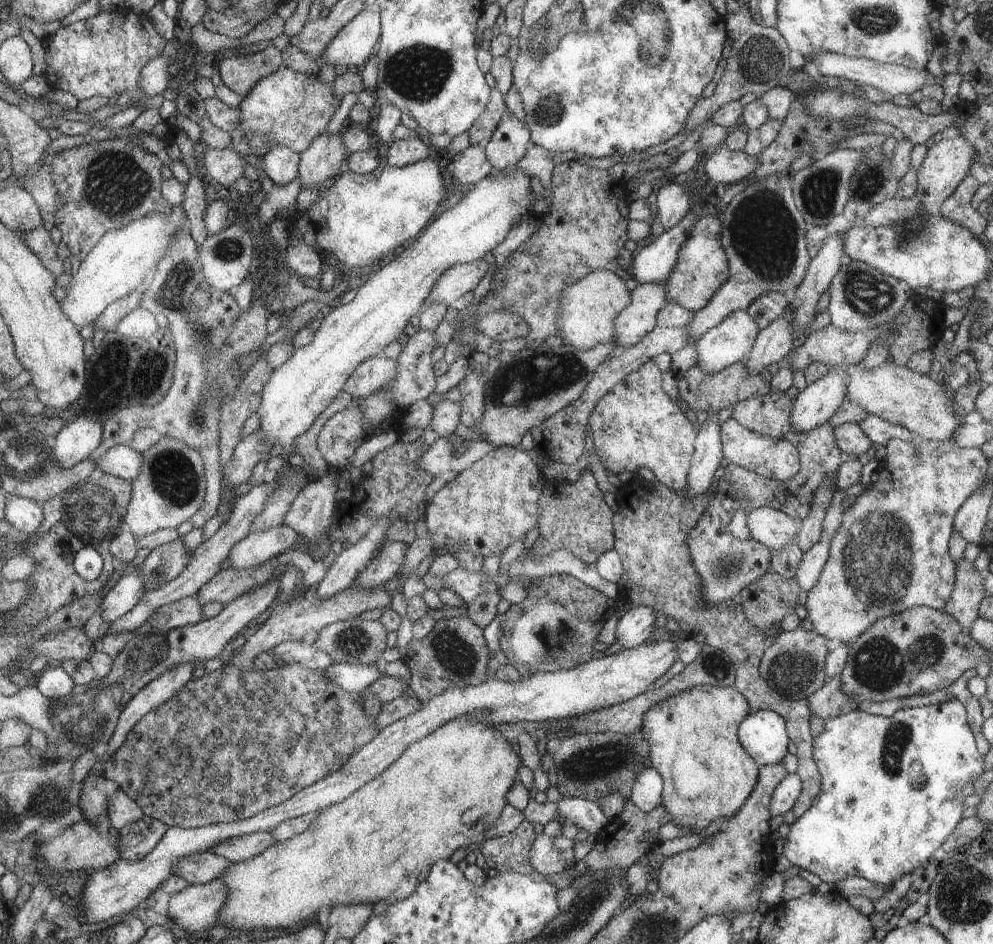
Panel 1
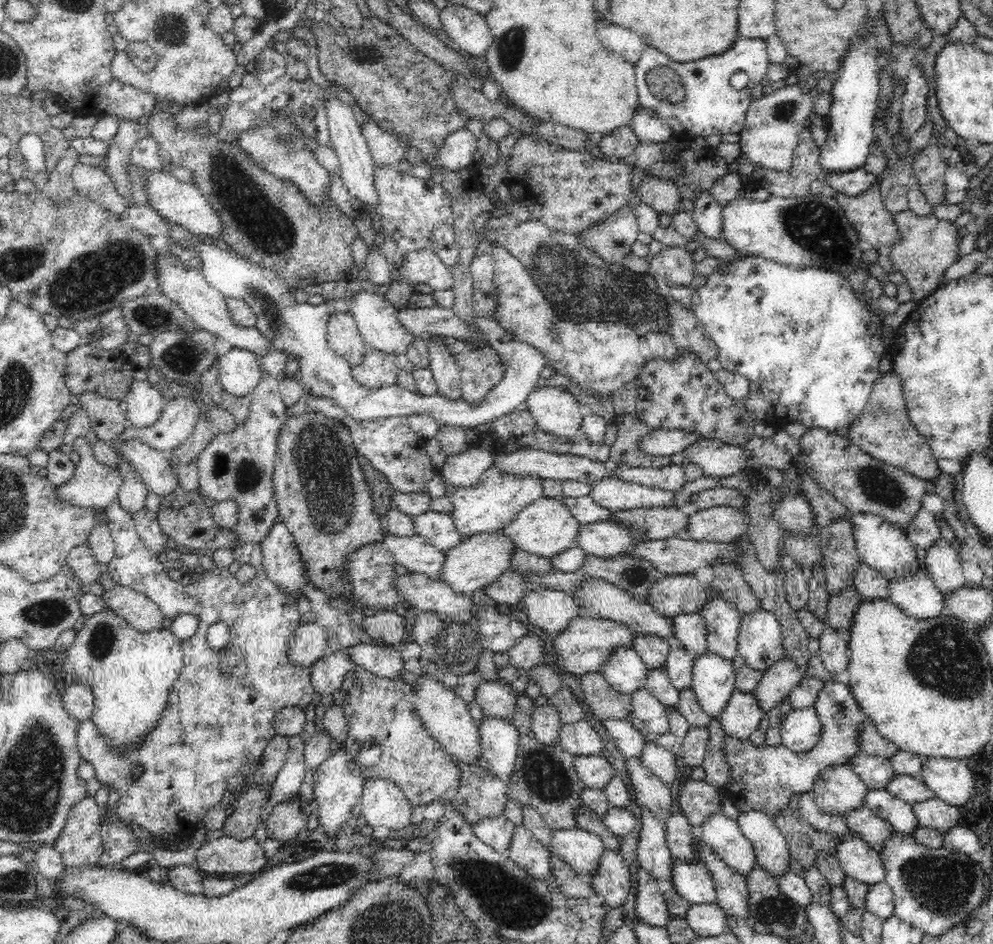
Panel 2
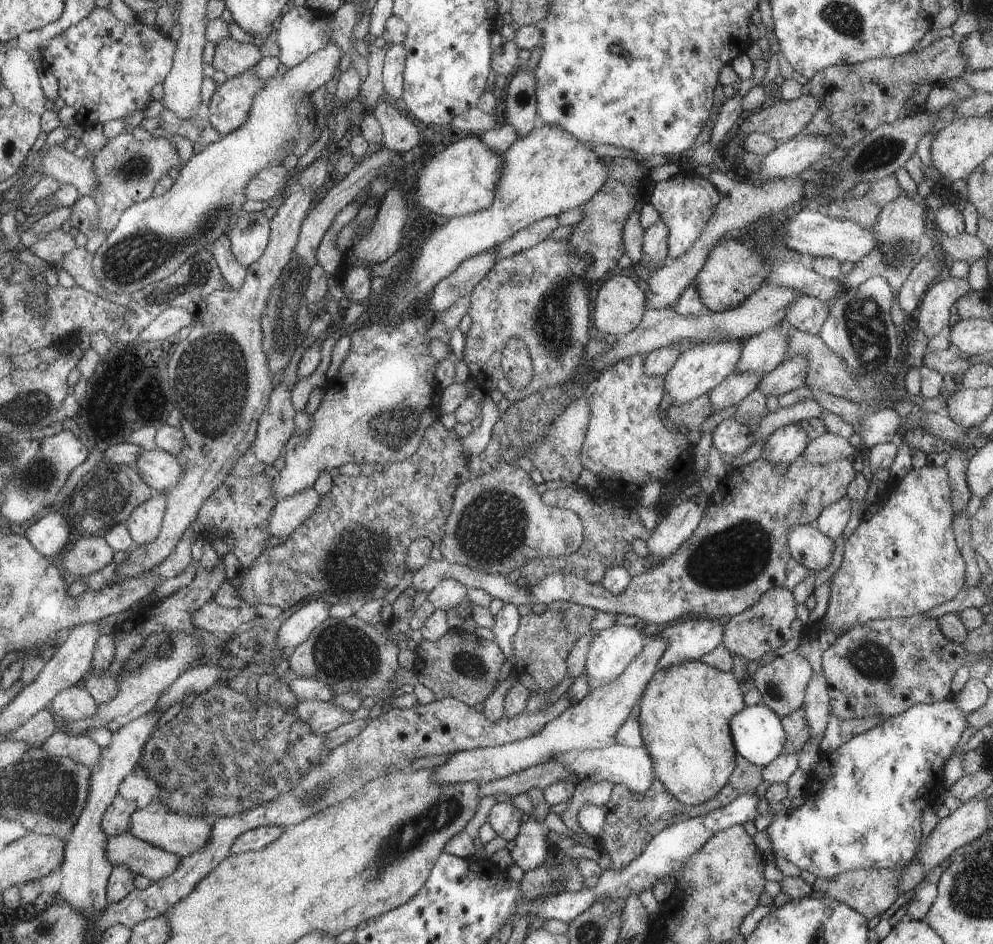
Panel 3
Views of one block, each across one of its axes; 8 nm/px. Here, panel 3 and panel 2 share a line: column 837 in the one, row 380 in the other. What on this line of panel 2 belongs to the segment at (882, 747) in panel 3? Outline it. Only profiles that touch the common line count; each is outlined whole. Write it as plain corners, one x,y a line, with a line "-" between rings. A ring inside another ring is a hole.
746,255
735,262
725,262
724,267
707,276
706,284
694,291
692,296
692,312
695,318
702,324
706,334
716,343
718,356
722,369
744,376
750,382
750,393
742,398
742,403
750,413
753,421
766,421
776,425
788,423
802,424
809,429
826,429
835,432
840,428
848,427
858,418
858,415
866,408
874,384
883,373
889,362
889,354
884,351
882,339
876,324
870,318
869,311
860,304
854,294
854,290
847,278
836,272
811,268
798,269
786,267
774,263
772,260
760,259
756,256

